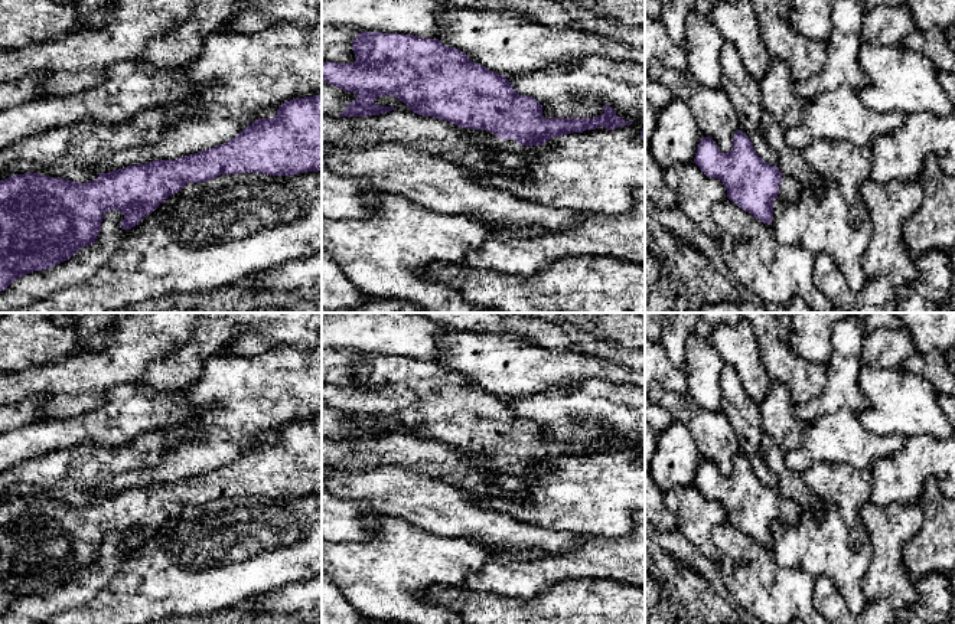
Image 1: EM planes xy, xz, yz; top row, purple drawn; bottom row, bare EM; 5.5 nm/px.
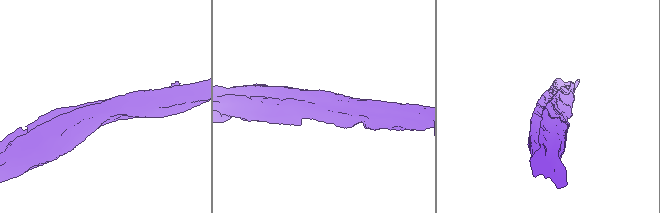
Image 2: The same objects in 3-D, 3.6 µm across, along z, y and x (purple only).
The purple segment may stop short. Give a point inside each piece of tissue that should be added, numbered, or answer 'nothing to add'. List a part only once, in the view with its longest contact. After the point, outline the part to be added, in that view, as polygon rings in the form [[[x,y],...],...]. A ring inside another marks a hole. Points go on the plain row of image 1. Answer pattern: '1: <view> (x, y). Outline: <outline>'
1: yz (789, 512). Outline: [[[782,497],[778,517],[779,522],[785,525],[796,525],[799,522],[801,513],[802,507],[796,502]]]

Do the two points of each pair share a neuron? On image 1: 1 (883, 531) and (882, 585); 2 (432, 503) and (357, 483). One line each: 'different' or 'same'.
1: same
2: same

